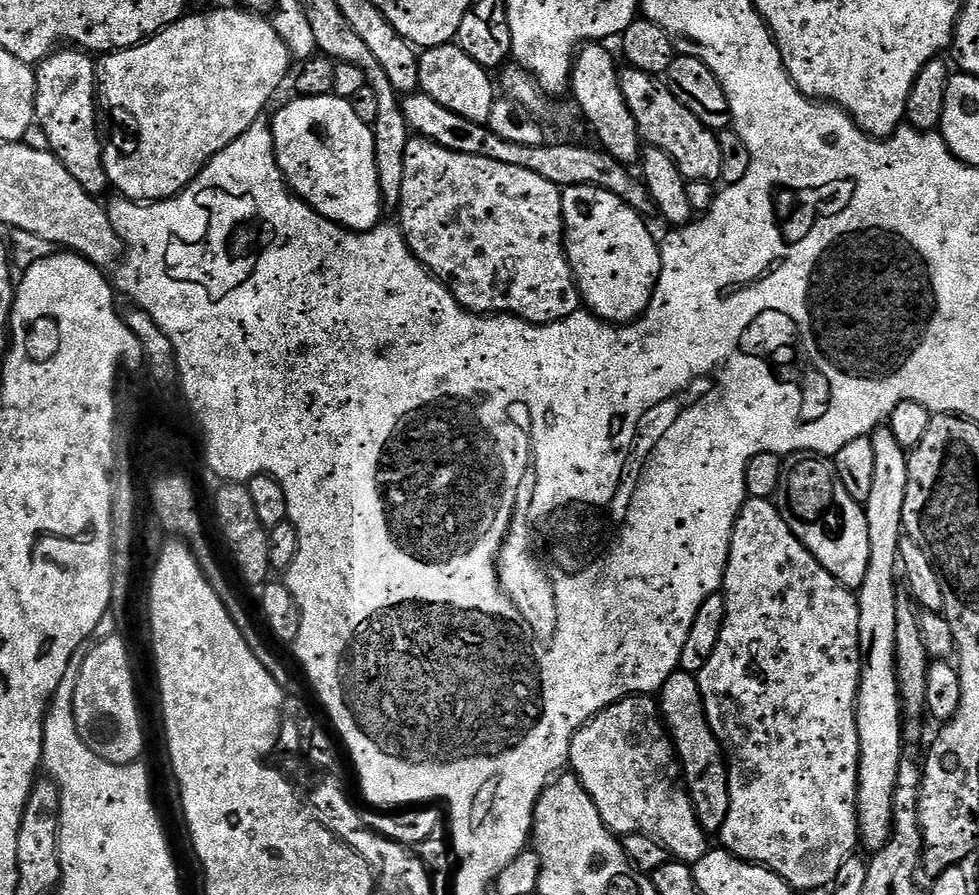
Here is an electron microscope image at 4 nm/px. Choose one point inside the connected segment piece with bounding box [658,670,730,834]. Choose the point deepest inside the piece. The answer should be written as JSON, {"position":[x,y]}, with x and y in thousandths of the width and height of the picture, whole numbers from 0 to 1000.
{"position":[719,856]}

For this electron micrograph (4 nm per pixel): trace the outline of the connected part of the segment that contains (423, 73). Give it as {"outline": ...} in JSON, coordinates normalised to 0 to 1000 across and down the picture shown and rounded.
{"outline":[[[453,49],[442,54],[432,55],[428,59],[429,73],[428,102],[435,104],[443,114],[451,114],[456,123],[464,123],[464,127],[472,127],[472,132],[480,132],[480,136],[497,139],[501,123],[509,109],[505,89],[501,86],[499,77],[492,76],[471,56],[469,49]]]}

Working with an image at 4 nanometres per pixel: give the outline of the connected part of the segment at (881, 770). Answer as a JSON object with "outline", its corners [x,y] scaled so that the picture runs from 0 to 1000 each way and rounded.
{"outline":[[[899,476],[891,484],[889,488],[893,498],[893,539],[889,542],[889,556],[882,560],[883,573],[885,574],[885,588],[889,592],[889,632],[885,632],[885,646],[880,655],[874,661],[874,672],[876,673],[876,713],[878,714],[878,765],[876,766],[876,780],[874,781],[874,801],[876,802],[876,818],[878,829],[878,855],[876,856],[876,896],[874,906],[878,908],[878,943],[888,947],[888,953],[894,954],[905,945],[905,941],[911,934],[911,906],[913,905],[913,887],[915,886],[915,870],[919,851],[924,844],[923,840],[923,809],[919,806],[921,801],[921,783],[919,781],[919,763],[915,752],[915,692],[917,691],[917,673],[915,667],[915,644],[917,648],[917,631],[919,629],[919,604],[923,594],[923,584],[921,583],[921,561],[925,561],[925,534],[927,533],[927,505],[919,495],[917,489],[906,476]]]}

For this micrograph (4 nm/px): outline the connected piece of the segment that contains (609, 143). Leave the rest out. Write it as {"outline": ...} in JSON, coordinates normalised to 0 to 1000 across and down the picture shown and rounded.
{"outline":[[[613,47],[598,49],[584,68],[582,107],[592,115],[592,121],[609,151],[608,160],[631,182],[646,185],[649,179],[651,182],[655,178],[656,158],[648,136],[648,127],[644,127],[644,118],[639,118],[639,105],[635,105],[633,82],[634,77],[629,76],[629,67],[621,51]]]}

